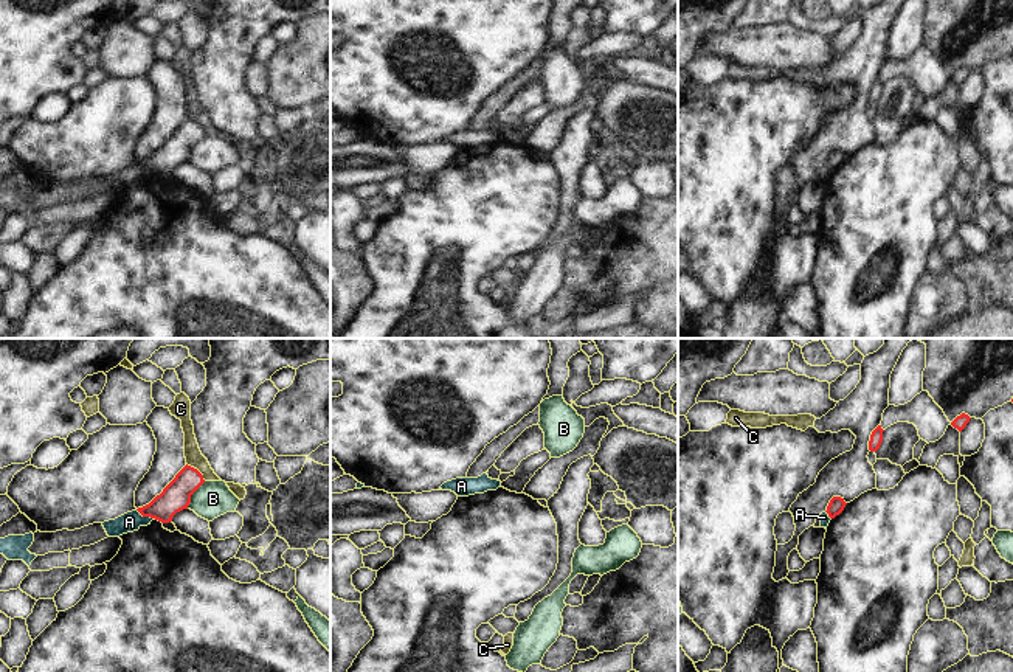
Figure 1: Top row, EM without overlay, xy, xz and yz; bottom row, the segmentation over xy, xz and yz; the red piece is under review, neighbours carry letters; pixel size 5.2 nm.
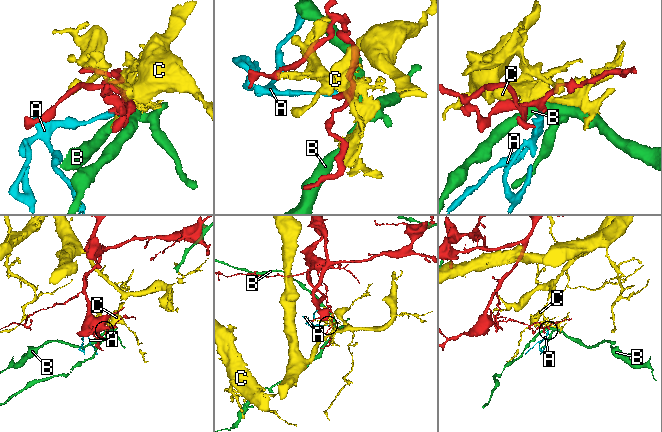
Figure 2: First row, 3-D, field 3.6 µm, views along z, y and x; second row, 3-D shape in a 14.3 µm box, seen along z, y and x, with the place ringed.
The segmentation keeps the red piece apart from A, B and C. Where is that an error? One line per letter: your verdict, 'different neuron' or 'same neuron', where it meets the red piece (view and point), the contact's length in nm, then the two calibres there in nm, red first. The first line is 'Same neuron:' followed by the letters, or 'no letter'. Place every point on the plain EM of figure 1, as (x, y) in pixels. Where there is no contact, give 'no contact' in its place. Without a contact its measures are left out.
Same neuron: no letter
A: different neuron | xy (145, 168) | 110 nm | 150/100 nm
B: different neuron | xy (191, 146) | 170 nm | 150/190 nm
C: different neuron | xy (197, 123) | 140 nm | 150/90 nm

